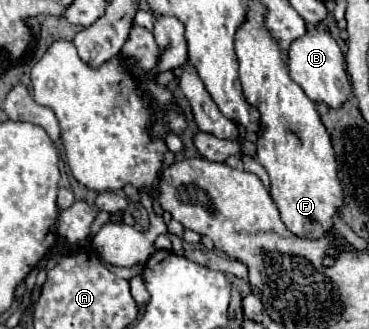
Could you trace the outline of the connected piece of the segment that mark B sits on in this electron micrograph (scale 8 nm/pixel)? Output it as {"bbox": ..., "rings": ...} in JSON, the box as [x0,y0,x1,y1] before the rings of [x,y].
{"bbox":[288,23,352,109],"rings":[[[322,23],[316,27],[310,27],[302,37],[292,41],[288,49],[288,71],[292,81],[298,83],[314,103],[326,103],[336,109],[352,97],[350,81],[344,67],[344,55],[338,43],[334,41],[332,33]]]}

